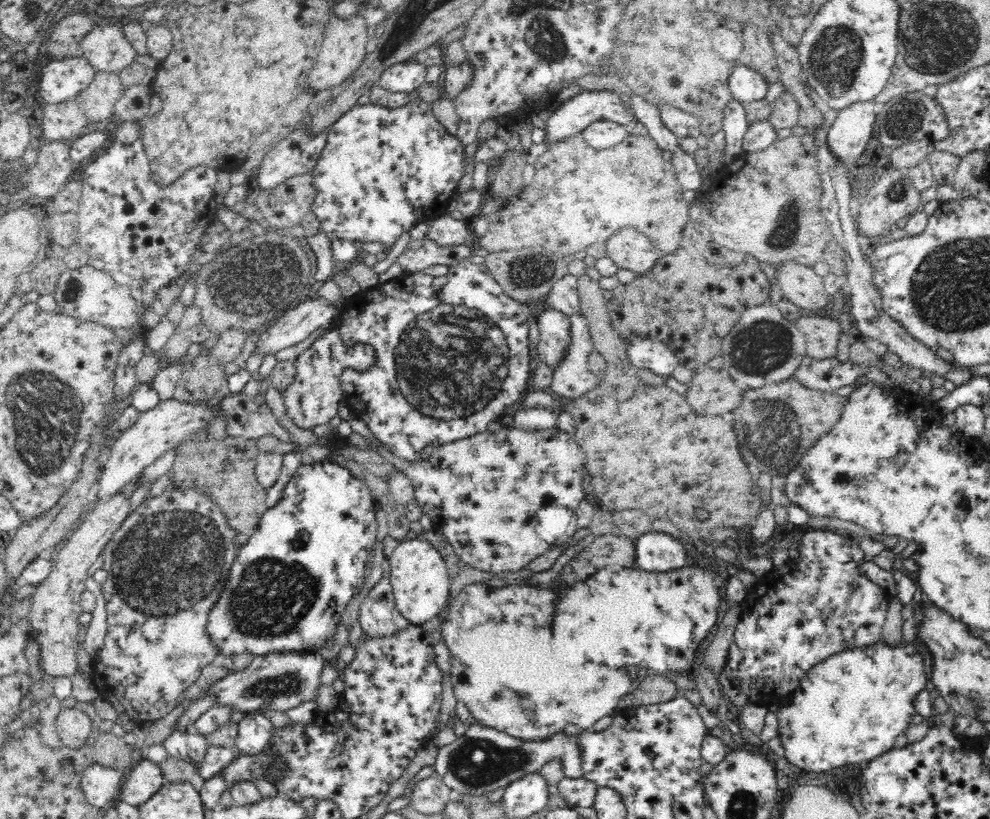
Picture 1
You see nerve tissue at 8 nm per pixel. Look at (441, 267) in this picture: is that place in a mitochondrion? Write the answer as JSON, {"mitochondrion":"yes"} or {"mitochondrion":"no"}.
{"mitochondrion":"no"}

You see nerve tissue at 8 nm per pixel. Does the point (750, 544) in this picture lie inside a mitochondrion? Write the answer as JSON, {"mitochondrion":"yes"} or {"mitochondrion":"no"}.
{"mitochondrion":"no"}

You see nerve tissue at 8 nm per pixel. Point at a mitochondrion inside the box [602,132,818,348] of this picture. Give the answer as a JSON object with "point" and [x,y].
{"point":[783,233]}

